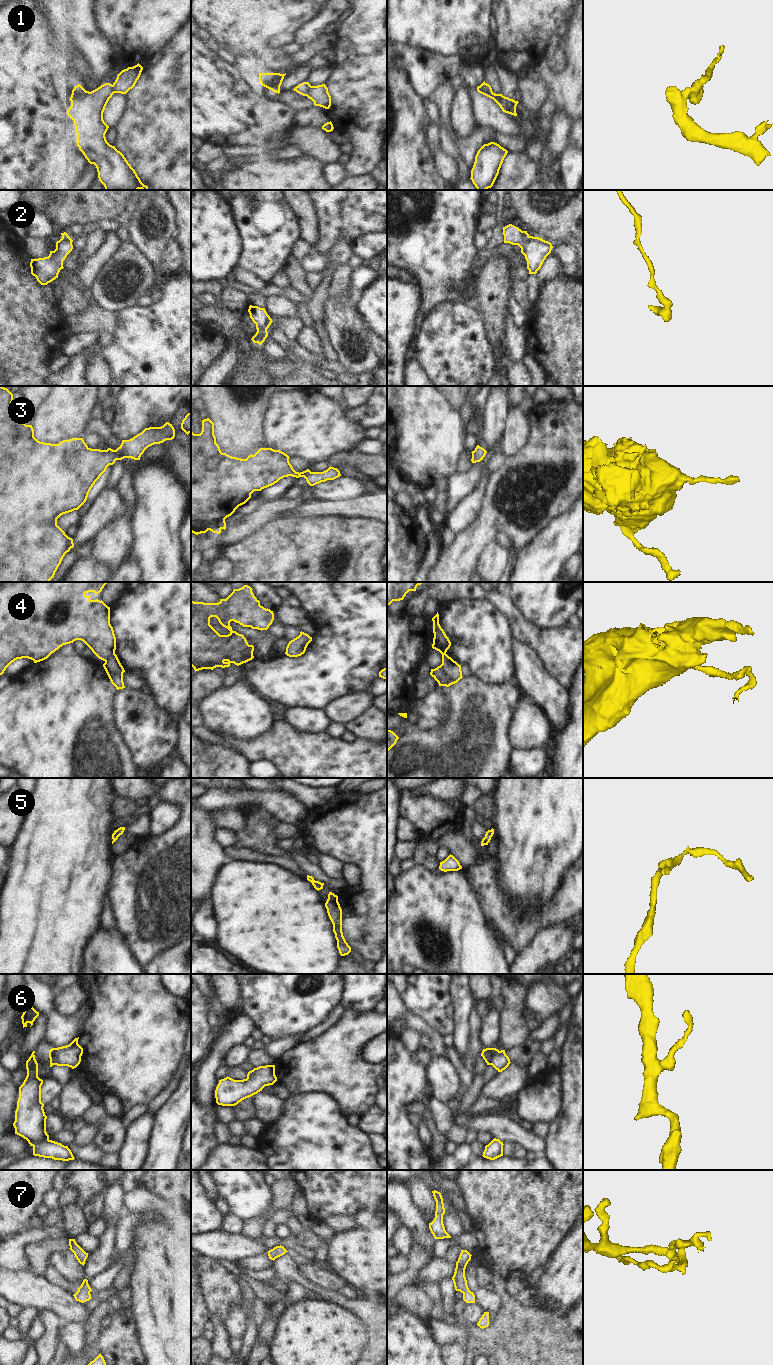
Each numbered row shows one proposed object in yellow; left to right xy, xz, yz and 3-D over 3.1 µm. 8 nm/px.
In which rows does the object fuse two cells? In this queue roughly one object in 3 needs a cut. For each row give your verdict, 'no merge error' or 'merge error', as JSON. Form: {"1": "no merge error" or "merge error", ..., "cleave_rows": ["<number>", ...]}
{"1": "merge error", "2": "no merge error", "3": "no merge error", "4": "merge error", "5": "no merge error", "6": "no merge error", "7": "no merge error", "cleave_rows": ["1", "4"]}

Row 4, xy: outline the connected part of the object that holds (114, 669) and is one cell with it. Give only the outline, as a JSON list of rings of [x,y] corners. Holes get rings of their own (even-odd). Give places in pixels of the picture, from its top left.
[[[116,654],[109,657],[103,667],[111,681],[117,690],[125,688],[123,682],[123,673],[125,672]]]

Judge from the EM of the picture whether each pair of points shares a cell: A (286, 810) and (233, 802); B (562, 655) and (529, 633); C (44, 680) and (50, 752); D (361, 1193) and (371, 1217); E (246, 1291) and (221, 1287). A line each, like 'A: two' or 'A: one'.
A: one
B: one
C: one
D: two
E: two

